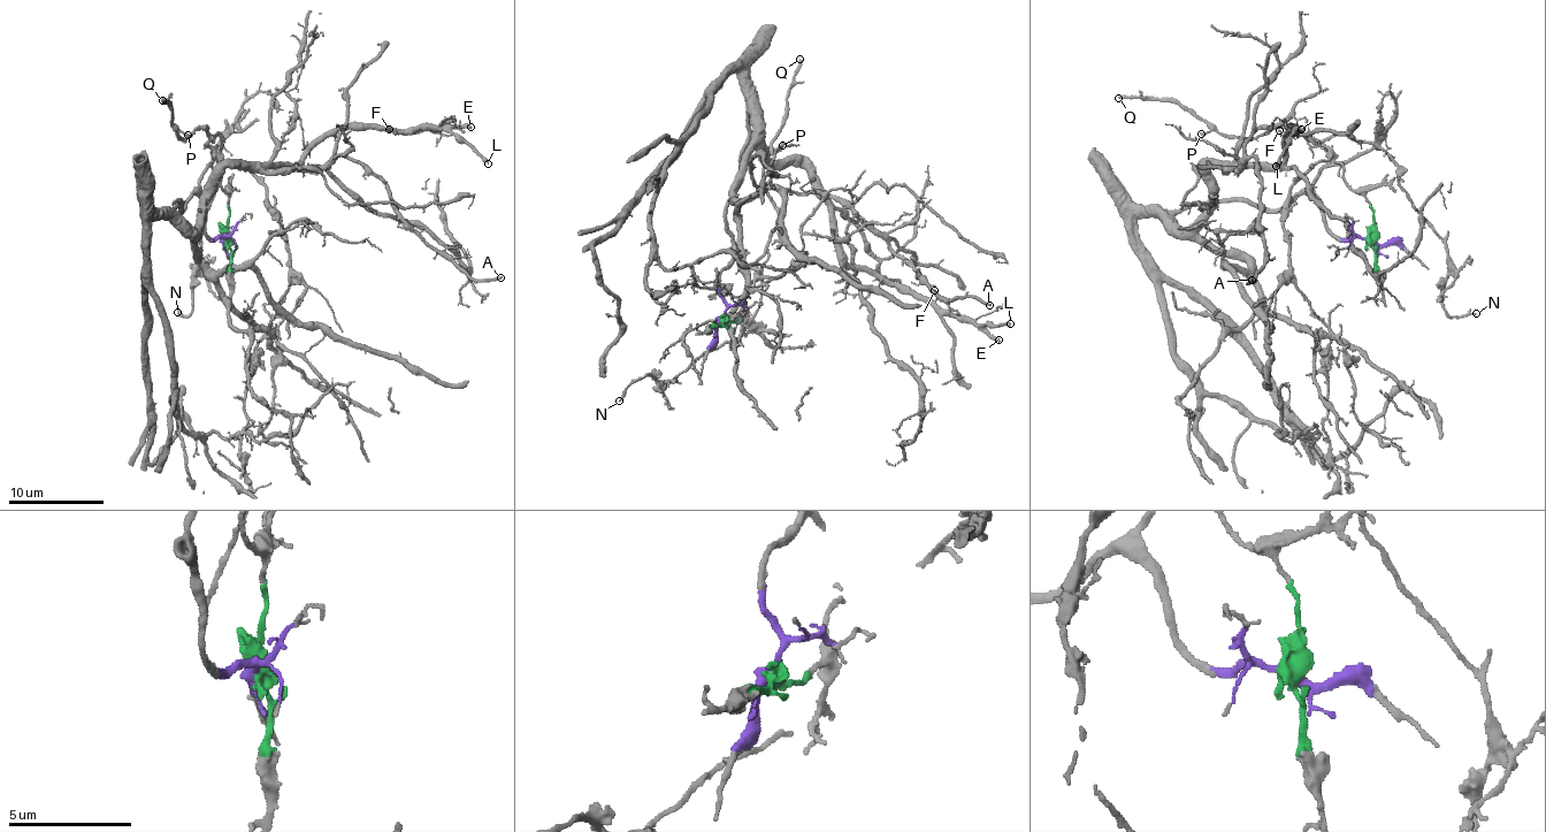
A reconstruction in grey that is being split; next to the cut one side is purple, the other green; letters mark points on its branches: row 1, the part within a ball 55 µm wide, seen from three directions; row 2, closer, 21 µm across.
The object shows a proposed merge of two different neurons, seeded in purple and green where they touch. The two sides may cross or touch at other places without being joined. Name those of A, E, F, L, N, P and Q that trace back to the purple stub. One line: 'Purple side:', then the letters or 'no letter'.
Purple side: A, E, F, L

